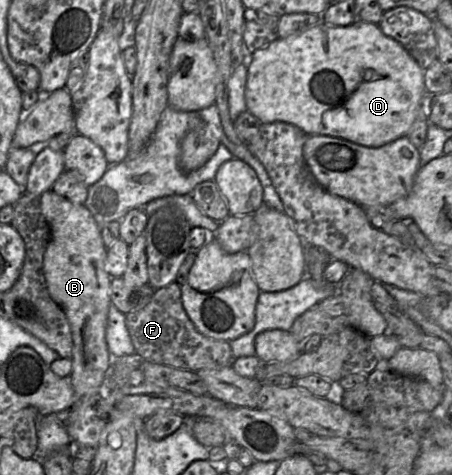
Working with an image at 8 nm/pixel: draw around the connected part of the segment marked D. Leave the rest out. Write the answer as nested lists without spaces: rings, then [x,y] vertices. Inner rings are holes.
[[[321,22],[314,27],[289,37],[278,38],[267,46],[254,51],[245,65],[248,67],[245,88],[247,110],[262,123],[282,121],[299,127],[307,135],[339,137],[368,147],[380,147],[407,135],[418,109],[426,97],[430,96],[424,84],[424,70],[399,42],[387,37],[381,31],[379,25],[373,23],[353,23],[349,26],[337,26]]]

